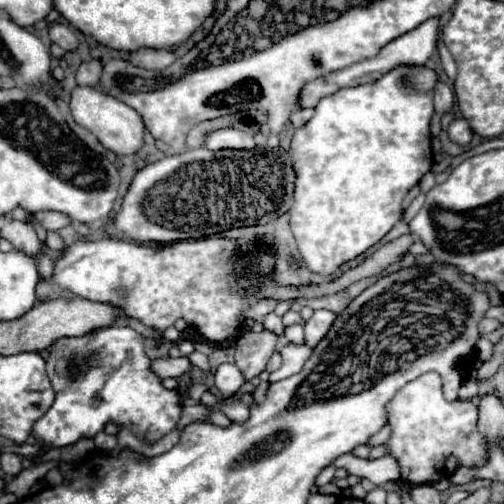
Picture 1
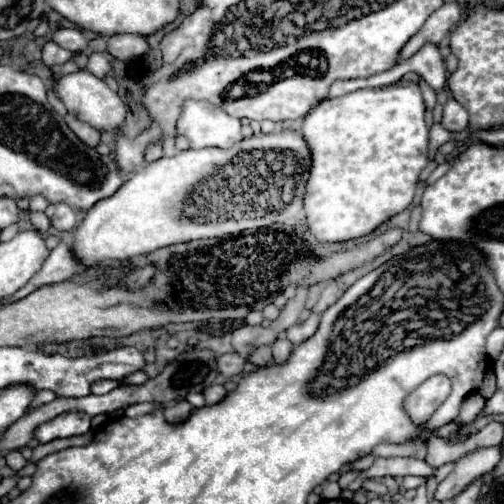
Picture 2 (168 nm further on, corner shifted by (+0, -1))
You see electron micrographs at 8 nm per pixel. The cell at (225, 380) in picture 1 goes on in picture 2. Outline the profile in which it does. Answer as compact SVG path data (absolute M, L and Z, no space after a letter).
M228 352L228 354L218 356L218 370L226 378L232 378L232 376L240 374L242 368L244 368L244 364L246 364L246 360L240 354L236 354L236 352Z

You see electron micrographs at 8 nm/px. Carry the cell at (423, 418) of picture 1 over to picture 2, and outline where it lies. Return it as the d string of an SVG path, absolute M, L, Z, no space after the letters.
M438 374L438 376L428 378L424 384L420 384L406 398L404 408L416 424L422 424L436 412L436 408L446 400L448 394L450 394L450 380Z

